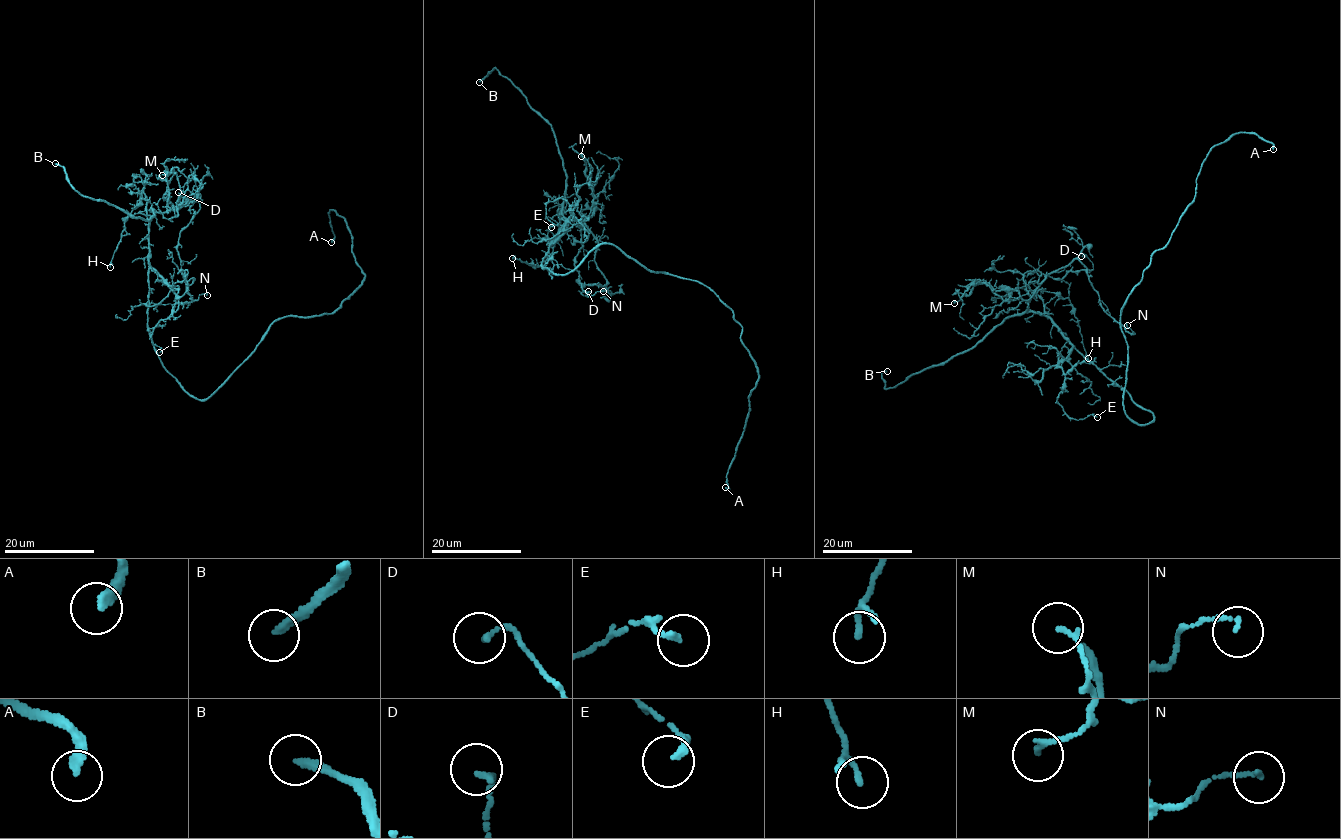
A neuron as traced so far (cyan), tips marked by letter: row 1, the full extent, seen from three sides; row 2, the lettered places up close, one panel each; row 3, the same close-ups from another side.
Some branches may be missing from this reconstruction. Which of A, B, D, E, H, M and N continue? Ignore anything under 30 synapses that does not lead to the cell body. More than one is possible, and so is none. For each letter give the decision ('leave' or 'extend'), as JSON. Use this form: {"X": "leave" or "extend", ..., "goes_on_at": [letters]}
{"A": "extend", "B": "extend", "D": "leave", "E": "leave", "H": "leave", "M": "leave", "N": "leave", "goes_on_at": ["A", "B"]}

